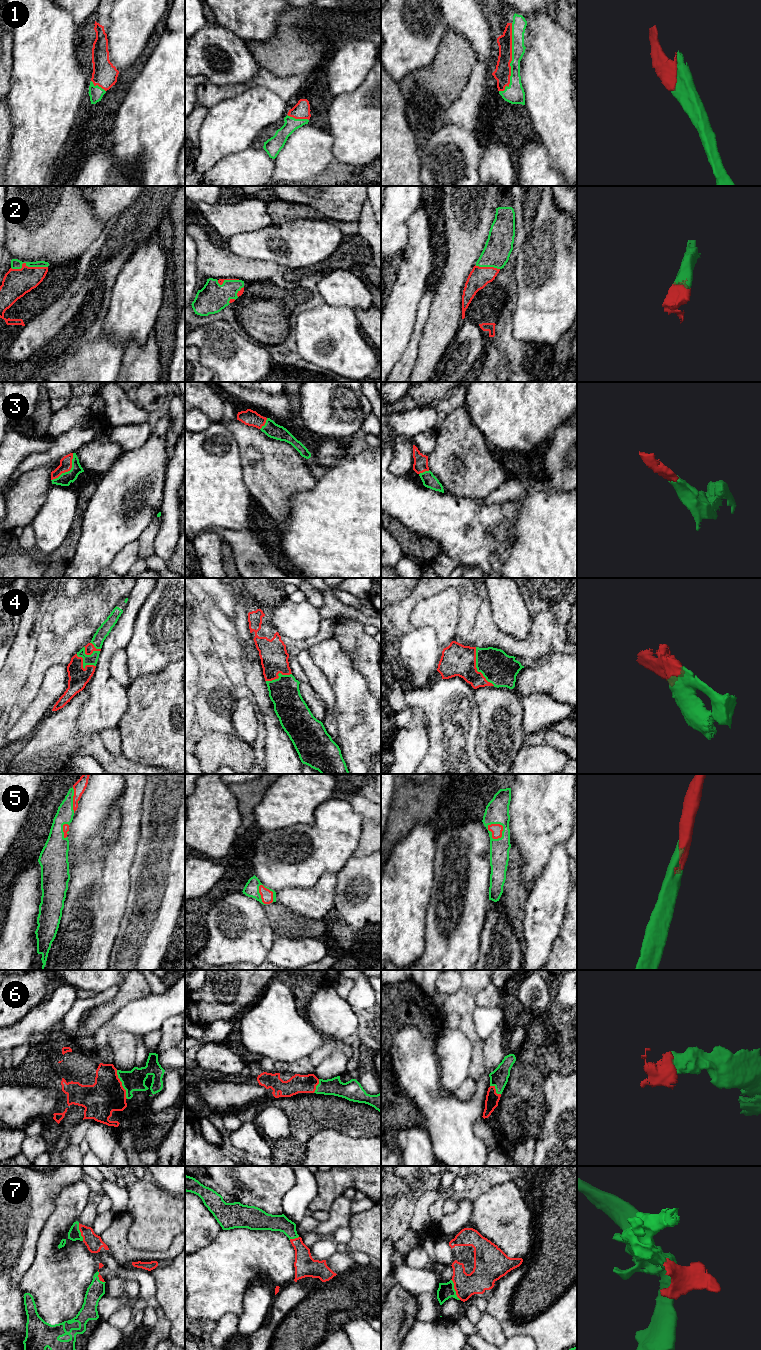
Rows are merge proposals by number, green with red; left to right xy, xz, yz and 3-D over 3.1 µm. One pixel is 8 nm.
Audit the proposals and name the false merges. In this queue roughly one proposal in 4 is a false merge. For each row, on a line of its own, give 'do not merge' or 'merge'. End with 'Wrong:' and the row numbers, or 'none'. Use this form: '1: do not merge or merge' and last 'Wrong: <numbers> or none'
1: merge
2: merge
3: merge
4: merge
5: merge
6: merge
7: merge
Wrong: none

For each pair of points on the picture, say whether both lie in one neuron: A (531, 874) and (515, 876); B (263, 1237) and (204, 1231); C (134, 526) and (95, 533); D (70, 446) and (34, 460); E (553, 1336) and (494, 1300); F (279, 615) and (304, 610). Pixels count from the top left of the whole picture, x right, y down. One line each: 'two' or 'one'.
A: two
B: two
C: one
D: one
E: one
F: one

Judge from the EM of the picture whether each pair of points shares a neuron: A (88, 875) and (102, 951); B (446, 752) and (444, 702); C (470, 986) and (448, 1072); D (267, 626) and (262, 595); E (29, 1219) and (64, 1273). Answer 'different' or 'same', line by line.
A: same
B: same
C: different
D: same
E: different

